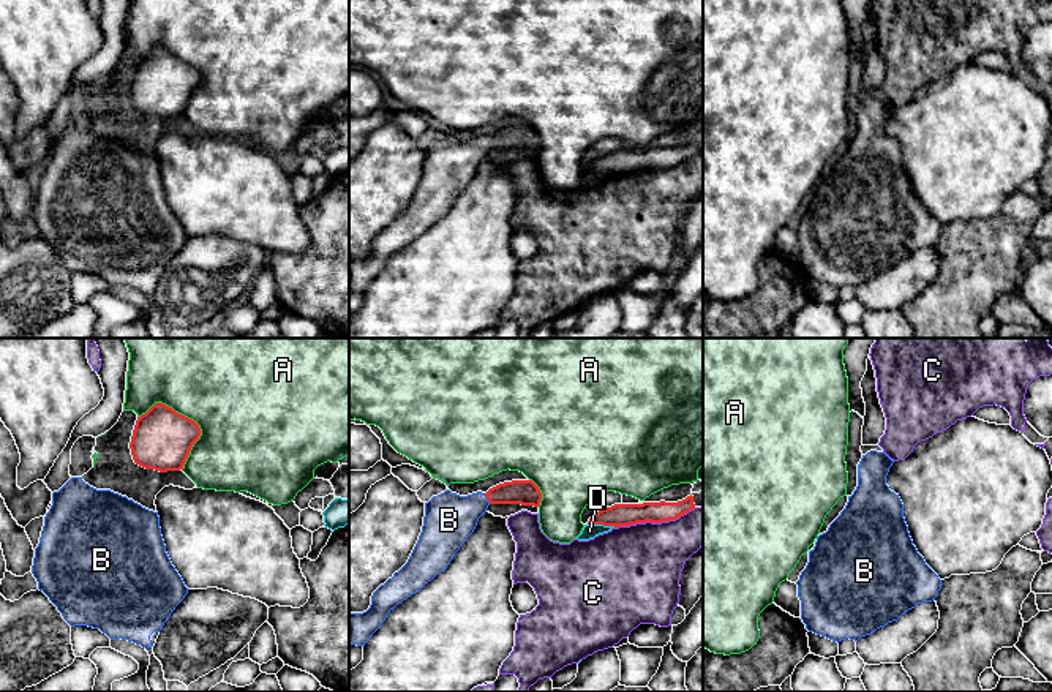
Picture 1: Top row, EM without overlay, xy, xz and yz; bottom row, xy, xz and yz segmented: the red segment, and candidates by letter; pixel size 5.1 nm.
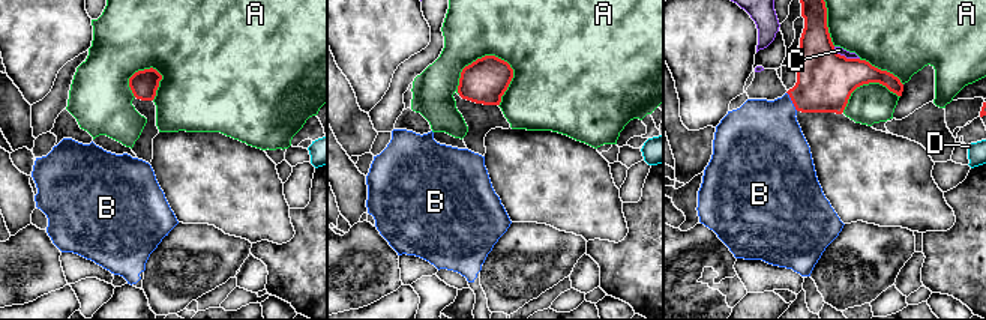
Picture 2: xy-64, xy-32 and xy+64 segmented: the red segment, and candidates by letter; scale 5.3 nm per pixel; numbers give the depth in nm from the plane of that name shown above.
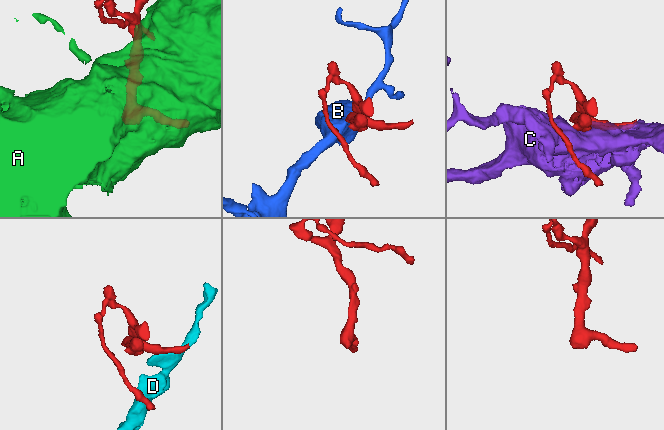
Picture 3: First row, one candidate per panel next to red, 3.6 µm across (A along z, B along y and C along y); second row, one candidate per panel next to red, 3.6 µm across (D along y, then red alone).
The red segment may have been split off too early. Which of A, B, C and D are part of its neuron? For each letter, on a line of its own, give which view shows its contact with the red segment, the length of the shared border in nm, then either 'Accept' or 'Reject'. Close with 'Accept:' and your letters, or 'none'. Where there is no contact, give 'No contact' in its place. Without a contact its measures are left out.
A: Touches red in xy. Shared border 380 nm. Reject
B: Touches red in xz. Shared border 70 nm. Accept
C: Touches red in xz. Shared border 420 nm. Reject
D: Touches red in xz. Shared border 140 nm. Reject
Accept: B

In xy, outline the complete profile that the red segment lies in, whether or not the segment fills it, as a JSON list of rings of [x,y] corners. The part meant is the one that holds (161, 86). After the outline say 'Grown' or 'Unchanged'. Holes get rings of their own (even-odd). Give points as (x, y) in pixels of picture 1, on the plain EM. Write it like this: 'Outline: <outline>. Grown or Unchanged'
Outline: [[[155,49],[137,63],[130,95],[134,109],[145,115],[180,117],[199,82],[201,74],[194,66]]]. Unchanged

